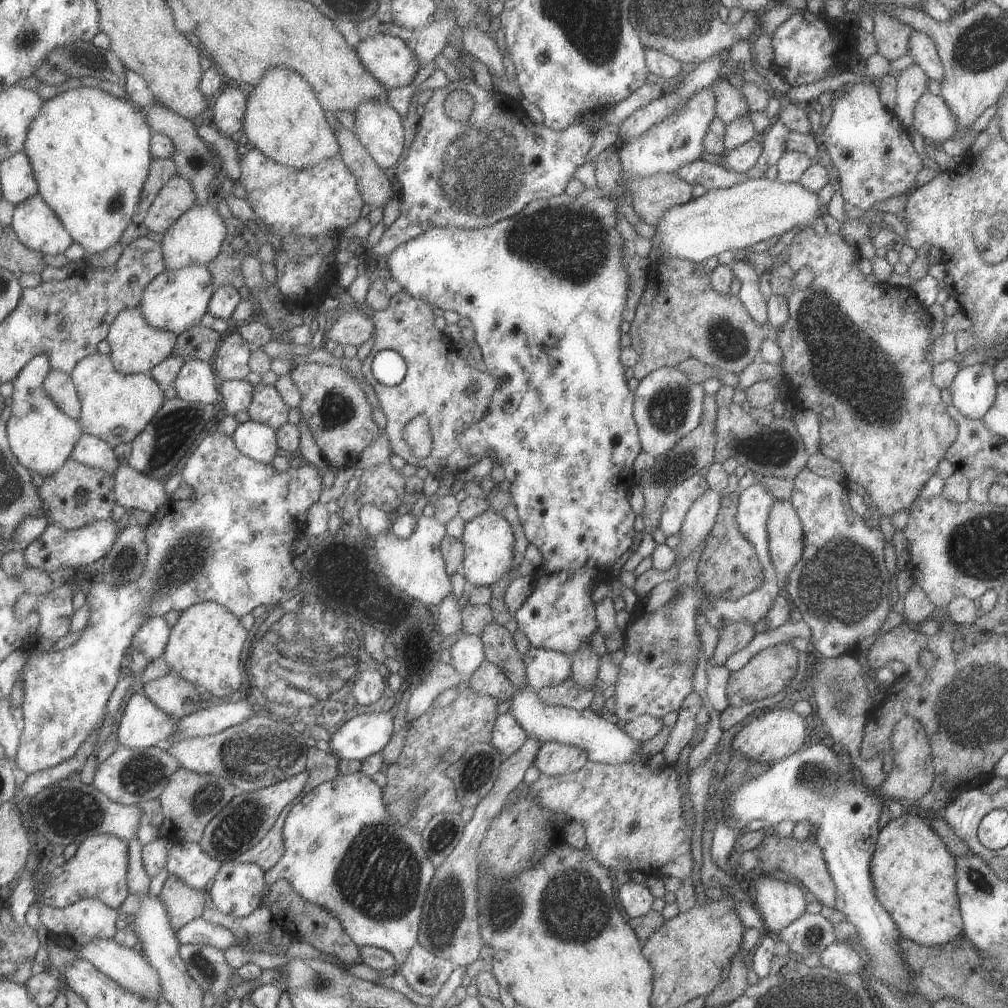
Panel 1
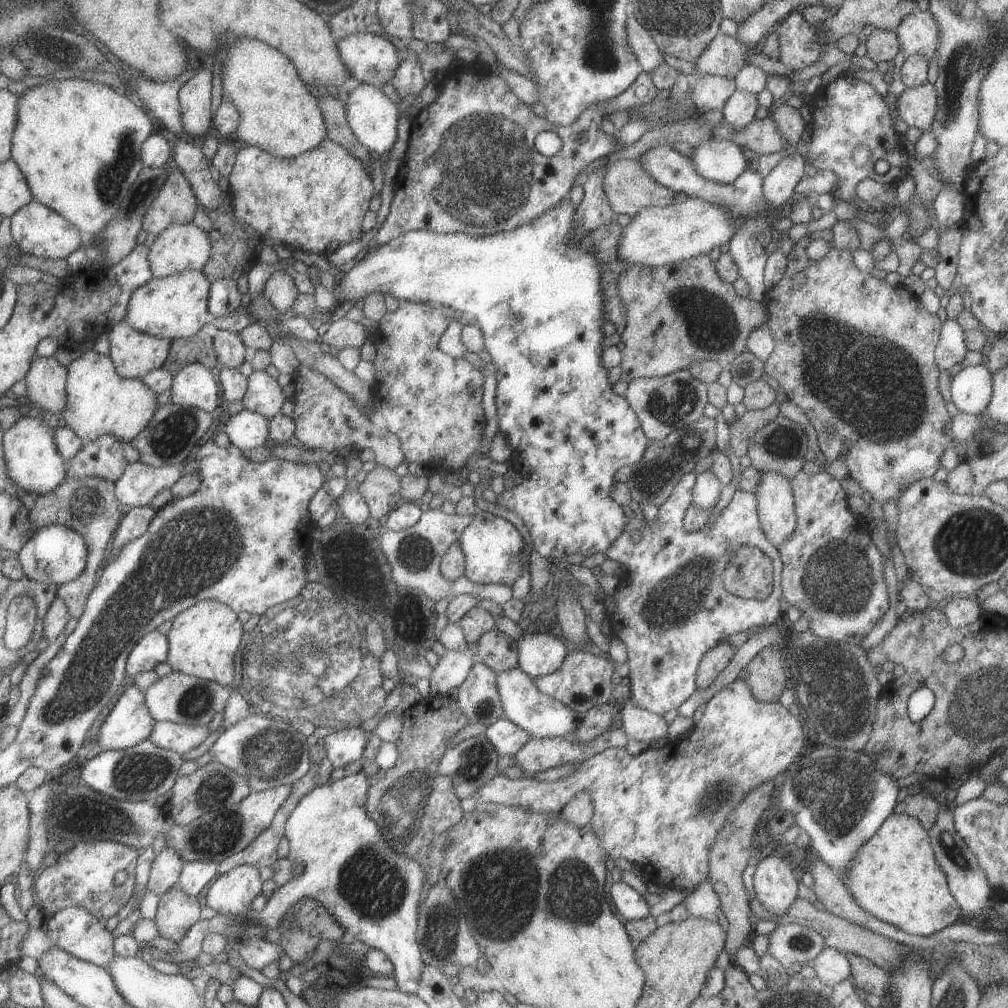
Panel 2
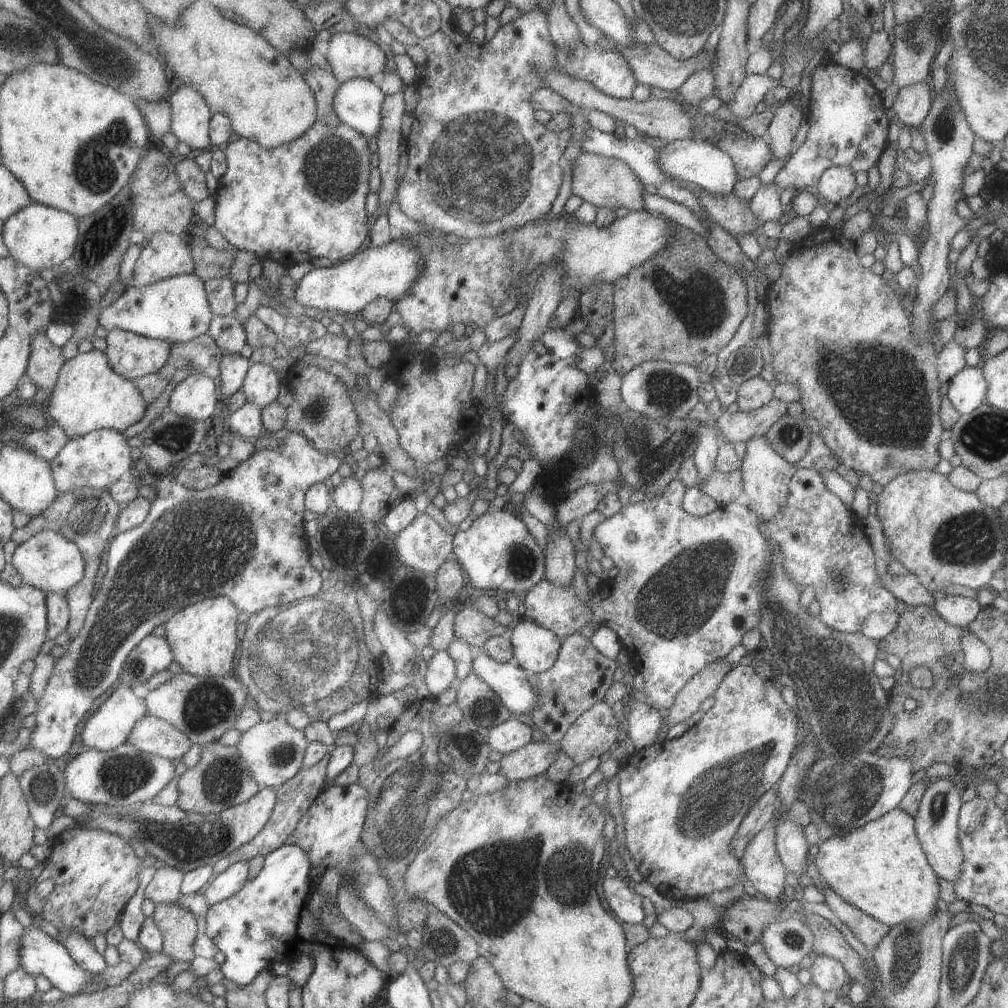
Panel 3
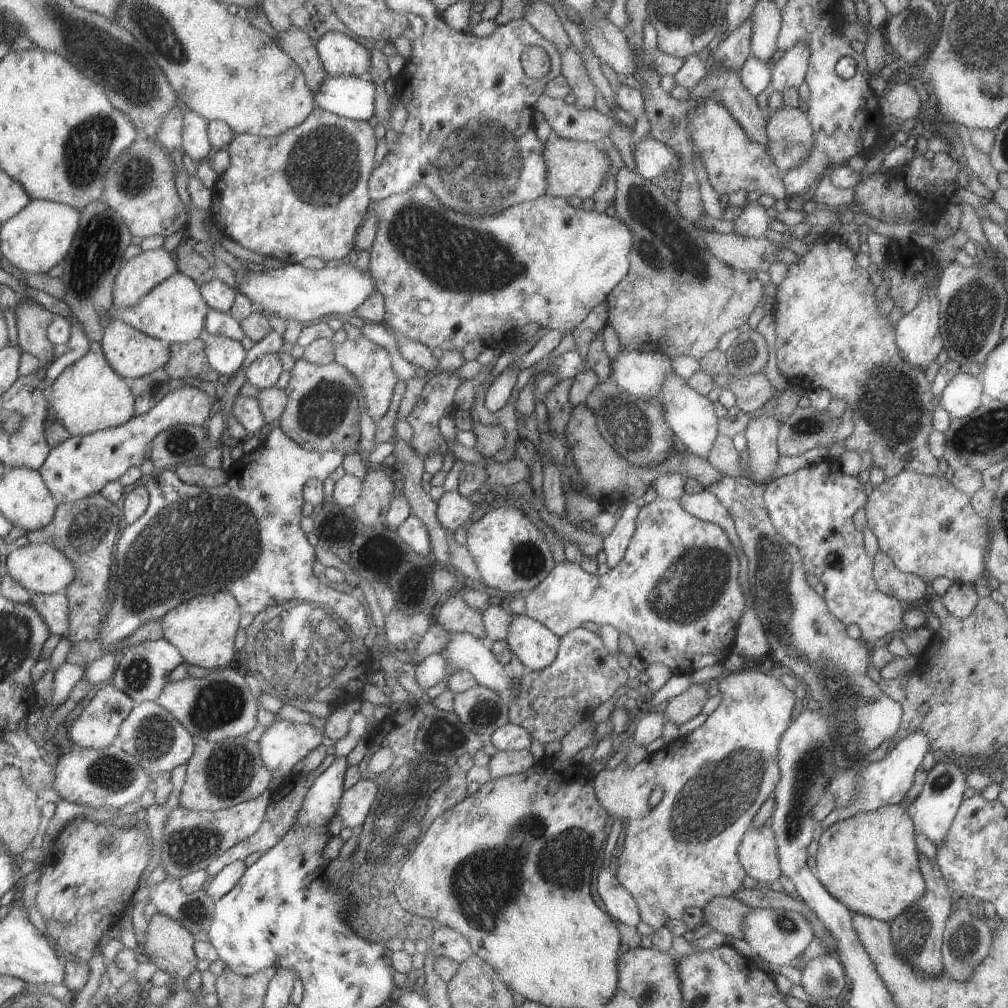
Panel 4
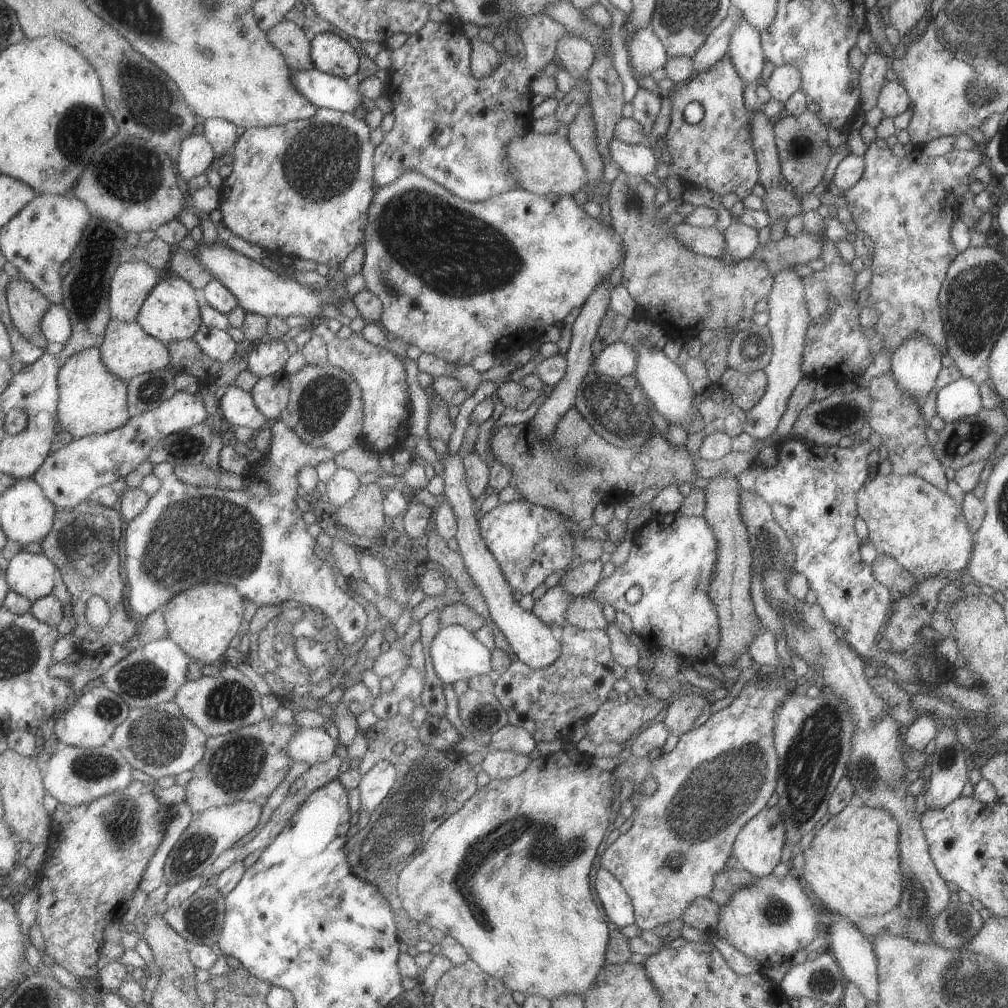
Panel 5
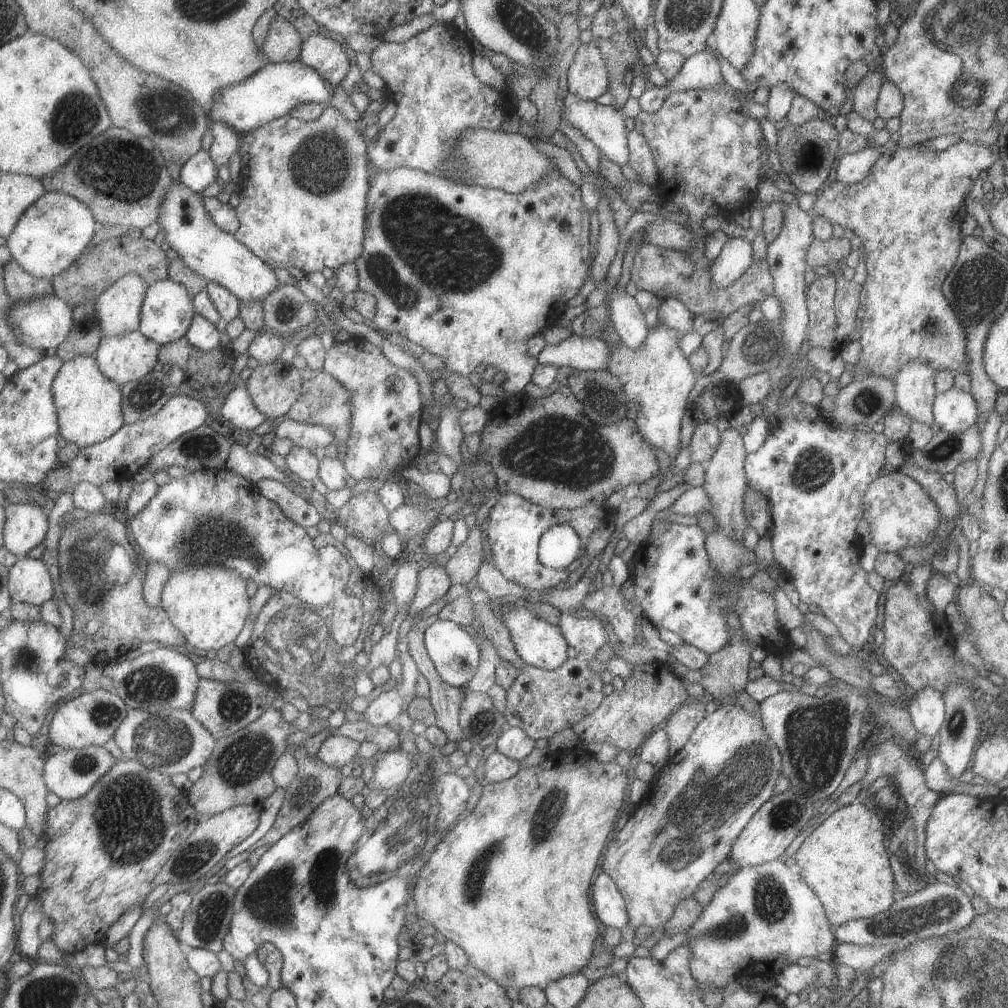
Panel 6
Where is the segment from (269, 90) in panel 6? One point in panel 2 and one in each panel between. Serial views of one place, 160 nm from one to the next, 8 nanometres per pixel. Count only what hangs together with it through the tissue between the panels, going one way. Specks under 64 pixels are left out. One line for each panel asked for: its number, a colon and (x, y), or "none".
2: (373, 116)
3: (358, 102)
4: (348, 96)
5: (326, 90)

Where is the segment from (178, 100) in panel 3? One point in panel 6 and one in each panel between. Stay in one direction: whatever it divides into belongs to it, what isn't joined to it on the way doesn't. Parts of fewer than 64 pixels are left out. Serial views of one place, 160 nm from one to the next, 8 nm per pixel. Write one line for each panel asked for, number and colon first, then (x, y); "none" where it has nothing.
4: (197, 145)
5: (197, 155)
6: (200, 171)

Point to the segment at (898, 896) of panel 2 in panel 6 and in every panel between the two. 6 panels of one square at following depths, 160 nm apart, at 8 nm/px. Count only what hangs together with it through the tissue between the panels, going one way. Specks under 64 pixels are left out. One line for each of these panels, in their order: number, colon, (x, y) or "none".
3: (880, 868)
4: (868, 861)
5: (852, 866)
6: (844, 861)

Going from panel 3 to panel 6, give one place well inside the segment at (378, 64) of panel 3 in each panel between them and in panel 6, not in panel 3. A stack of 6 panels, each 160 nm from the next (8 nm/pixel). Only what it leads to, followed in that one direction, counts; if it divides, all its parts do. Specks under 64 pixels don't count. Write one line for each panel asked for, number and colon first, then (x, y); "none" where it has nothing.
4: (341, 55)
5: (332, 54)
6: (327, 56)

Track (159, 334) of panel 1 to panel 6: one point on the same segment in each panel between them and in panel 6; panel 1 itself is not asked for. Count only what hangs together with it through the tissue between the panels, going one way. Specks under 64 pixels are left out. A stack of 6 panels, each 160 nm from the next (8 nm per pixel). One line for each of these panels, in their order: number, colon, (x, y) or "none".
2: (135, 353)
3: (132, 355)
4: (132, 353)
5: (128, 351)
6: (124, 358)

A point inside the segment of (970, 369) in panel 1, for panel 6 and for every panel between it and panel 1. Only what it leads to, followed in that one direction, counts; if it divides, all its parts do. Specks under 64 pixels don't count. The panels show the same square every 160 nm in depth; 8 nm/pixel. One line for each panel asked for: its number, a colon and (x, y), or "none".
2: (970, 389)
3: (966, 390)
4: (963, 393)
5: (959, 399)
6: (953, 411)

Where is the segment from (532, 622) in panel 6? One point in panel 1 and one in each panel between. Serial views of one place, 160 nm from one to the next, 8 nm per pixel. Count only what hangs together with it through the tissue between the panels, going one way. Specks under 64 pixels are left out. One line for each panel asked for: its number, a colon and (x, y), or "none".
1: (542, 667)
2: (539, 653)
3: (535, 648)
4: (535, 646)
5: (533, 642)

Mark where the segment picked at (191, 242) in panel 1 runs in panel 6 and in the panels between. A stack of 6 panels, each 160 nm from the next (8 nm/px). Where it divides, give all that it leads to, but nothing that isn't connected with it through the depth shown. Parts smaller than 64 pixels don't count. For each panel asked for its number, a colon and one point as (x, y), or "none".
2: (179, 248)
3: (166, 255)
4: (141, 274)
5: (132, 284)
6: (119, 309)

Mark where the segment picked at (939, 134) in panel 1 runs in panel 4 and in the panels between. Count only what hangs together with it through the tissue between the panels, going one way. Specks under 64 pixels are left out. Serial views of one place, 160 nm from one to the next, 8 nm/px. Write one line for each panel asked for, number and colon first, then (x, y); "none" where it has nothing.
2: (916, 106)
3: (911, 103)
4: (900, 100)

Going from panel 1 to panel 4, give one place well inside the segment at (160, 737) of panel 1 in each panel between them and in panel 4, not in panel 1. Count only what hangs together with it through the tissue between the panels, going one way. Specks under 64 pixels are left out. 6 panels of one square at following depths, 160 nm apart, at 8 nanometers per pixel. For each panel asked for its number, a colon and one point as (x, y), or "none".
2: (130, 721)
3: (109, 728)
4: (97, 727)

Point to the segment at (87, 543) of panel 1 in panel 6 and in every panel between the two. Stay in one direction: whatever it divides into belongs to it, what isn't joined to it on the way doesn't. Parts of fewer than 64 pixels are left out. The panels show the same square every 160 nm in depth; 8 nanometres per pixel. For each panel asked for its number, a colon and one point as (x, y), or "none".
2: (57, 554)
3: (48, 561)
4: (40, 567)
5: (32, 575)
6: (30, 582)

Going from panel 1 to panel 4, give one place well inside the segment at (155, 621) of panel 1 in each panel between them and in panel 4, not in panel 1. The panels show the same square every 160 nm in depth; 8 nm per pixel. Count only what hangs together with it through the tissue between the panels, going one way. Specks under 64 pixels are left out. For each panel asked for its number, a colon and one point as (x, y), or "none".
2: (153, 649)
3: (155, 653)
4: (143, 672)

